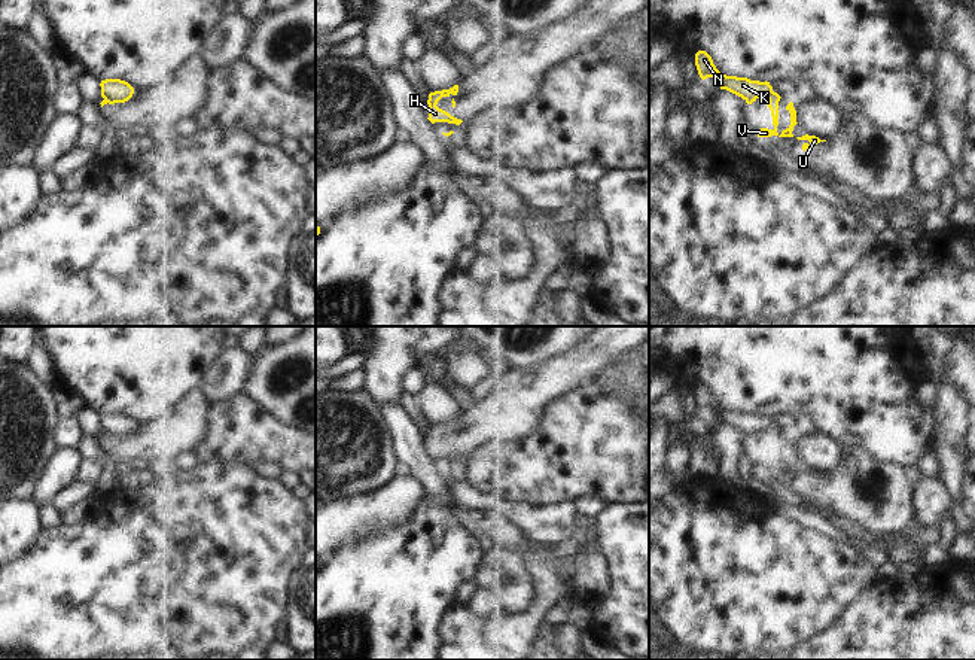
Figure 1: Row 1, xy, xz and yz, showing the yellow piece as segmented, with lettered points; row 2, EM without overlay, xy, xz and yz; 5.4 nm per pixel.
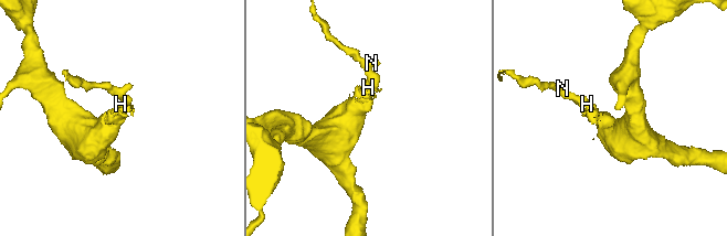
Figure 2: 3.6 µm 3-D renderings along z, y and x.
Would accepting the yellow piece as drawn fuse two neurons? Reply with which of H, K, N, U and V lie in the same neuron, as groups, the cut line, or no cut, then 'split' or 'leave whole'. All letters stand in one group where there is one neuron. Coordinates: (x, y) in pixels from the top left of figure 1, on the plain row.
H U V / K N; cut in yz along (773, 425), (765, 431); split

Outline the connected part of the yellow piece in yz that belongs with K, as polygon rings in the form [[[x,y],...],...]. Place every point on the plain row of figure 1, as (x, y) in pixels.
[[[698,384],[695,387],[695,399],[700,411],[704,414],[707,411],[715,411],[720,423],[726,423],[743,434],[749,435],[752,432],[764,432],[773,426],[770,416],[750,414],[747,411],[726,410],[722,408],[713,398],[712,390],[706,384]]]

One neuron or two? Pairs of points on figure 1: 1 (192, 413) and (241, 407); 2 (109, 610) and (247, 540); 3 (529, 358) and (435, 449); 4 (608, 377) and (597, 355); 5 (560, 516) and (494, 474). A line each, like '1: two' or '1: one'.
1: two
2: one
3: two
4: two
5: two

